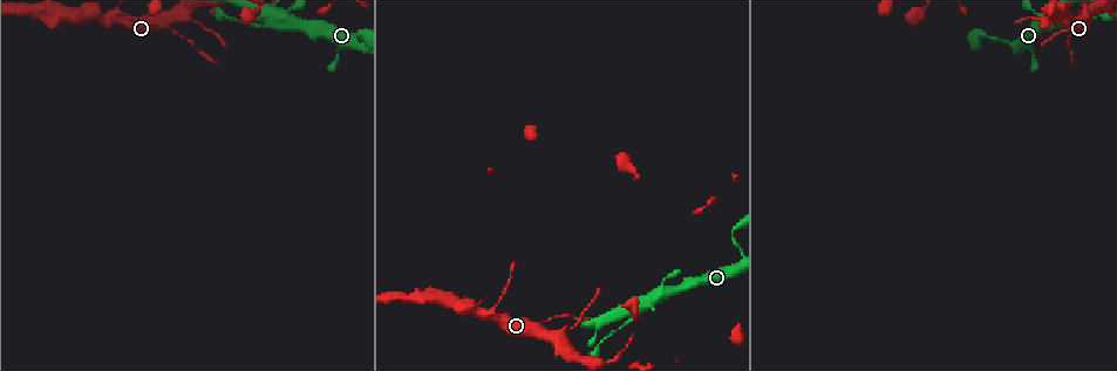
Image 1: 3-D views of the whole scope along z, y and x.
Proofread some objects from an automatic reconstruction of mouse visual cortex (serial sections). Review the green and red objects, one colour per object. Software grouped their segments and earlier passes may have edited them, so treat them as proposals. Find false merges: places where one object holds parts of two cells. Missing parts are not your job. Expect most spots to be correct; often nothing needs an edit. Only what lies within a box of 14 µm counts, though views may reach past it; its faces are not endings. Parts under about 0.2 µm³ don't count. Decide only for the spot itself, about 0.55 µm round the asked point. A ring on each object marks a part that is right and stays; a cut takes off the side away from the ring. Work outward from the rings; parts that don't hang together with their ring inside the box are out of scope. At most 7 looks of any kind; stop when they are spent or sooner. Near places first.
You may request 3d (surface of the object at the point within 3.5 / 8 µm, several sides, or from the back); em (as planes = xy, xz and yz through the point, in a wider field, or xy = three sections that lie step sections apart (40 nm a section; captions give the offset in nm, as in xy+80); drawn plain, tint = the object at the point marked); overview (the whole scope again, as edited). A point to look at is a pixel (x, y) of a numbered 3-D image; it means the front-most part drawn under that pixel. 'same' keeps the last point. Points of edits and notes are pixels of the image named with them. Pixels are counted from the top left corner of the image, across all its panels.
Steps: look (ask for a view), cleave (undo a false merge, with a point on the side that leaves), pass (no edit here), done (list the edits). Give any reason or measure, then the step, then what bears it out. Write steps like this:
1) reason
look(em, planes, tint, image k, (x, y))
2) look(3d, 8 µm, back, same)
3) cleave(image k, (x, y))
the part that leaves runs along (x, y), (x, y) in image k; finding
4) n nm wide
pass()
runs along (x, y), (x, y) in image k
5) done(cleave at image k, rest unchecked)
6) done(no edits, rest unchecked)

thick turns thin
look(3d, 3.5 µm, back, image 1, (980, 33))

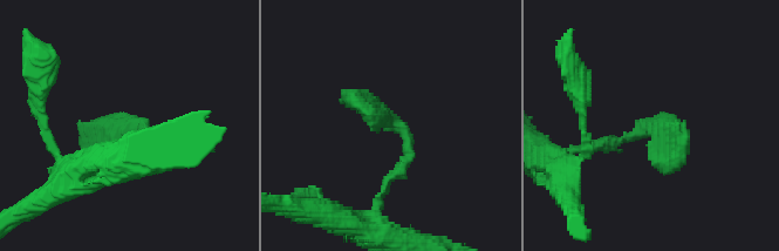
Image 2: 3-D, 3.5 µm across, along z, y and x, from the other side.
arms of 150, 250 nm
look(em, xy, step 2, tint, image 2, (647, 129))

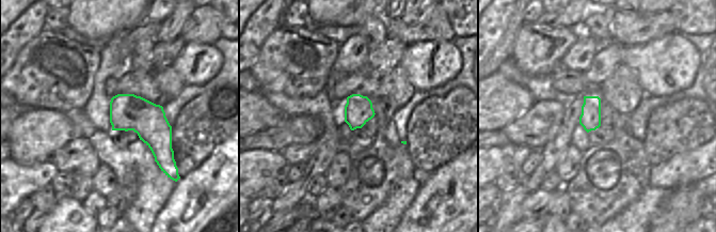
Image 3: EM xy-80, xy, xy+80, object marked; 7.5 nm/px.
220 nm wide
pass()
runs along (582, 149), (657, 128), (667, 171) in image 2; one cell here

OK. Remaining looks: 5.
calibre changes
look(3d, 8 µm, image 1, (652, 296))

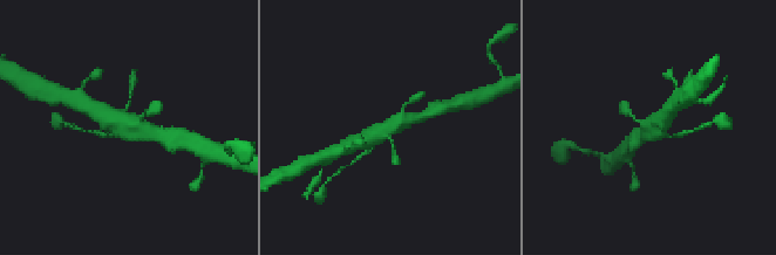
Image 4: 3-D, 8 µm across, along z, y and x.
look(3d, 3.5 µm, image 4, (388, 126))

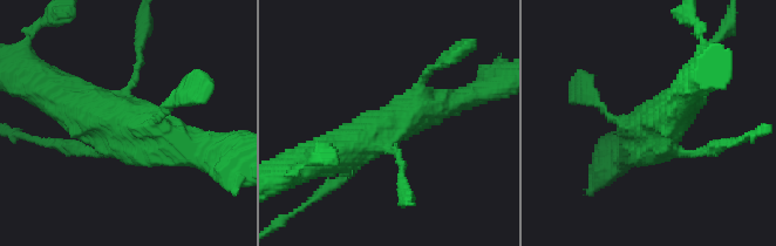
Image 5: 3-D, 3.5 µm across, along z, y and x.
look(em, xy, step 2, tint, image 5, (654, 128))

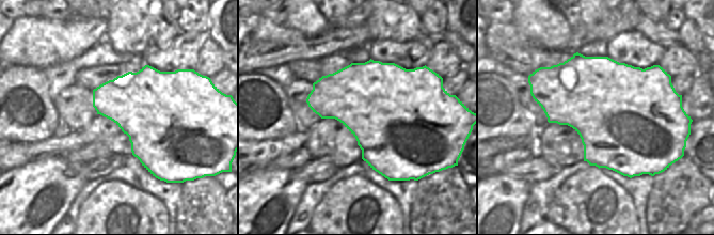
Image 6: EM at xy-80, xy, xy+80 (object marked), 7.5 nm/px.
650 nm wide
pass()
runs along (461, 100), (440, 102), (332, 154) in image 5; continuous, no second cell

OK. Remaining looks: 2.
three arms meet
look(3d, 3.5 µm, back, image 1, (1066, 18))

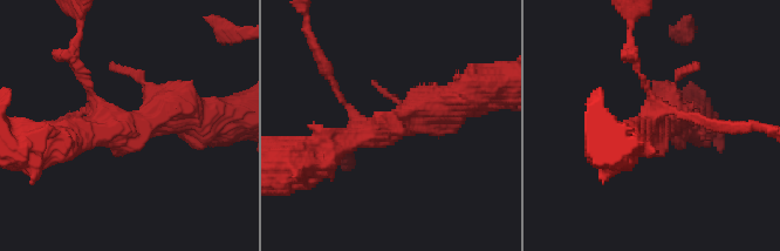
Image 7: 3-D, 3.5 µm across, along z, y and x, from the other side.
now the EM
look(em, xy, step 2, tint, image 7, (114, 126))

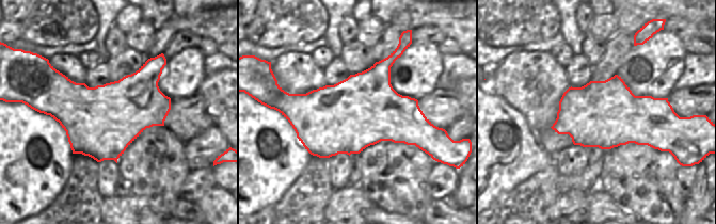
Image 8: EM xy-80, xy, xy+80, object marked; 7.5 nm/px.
550 nm wide
pass()
runs along (303, 155), (443, 110) in image 7; continuous, no second cell

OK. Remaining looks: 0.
done(no edits, rest unchecked)

